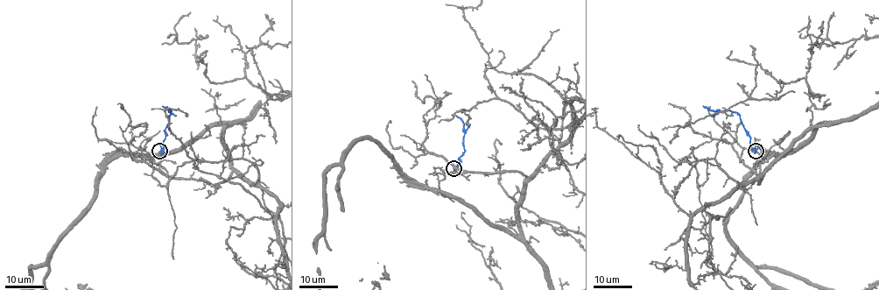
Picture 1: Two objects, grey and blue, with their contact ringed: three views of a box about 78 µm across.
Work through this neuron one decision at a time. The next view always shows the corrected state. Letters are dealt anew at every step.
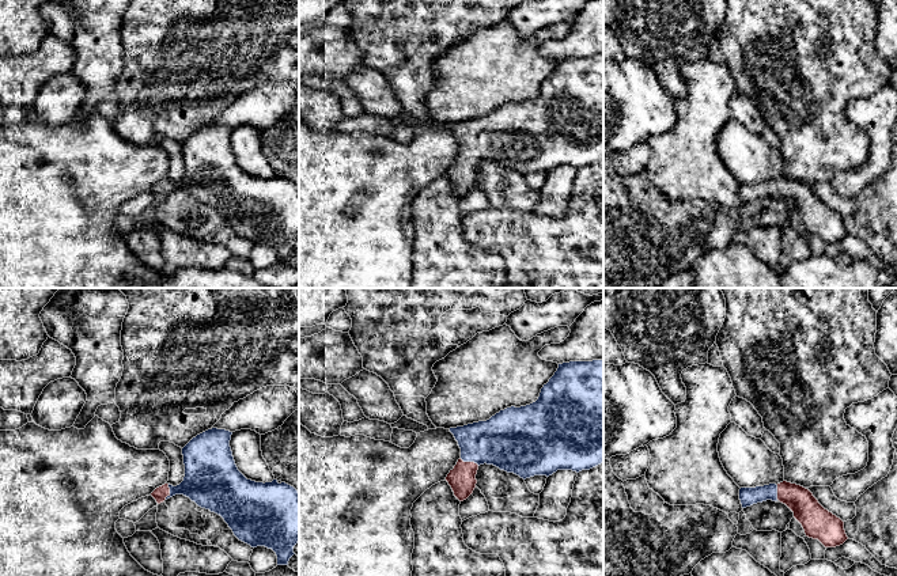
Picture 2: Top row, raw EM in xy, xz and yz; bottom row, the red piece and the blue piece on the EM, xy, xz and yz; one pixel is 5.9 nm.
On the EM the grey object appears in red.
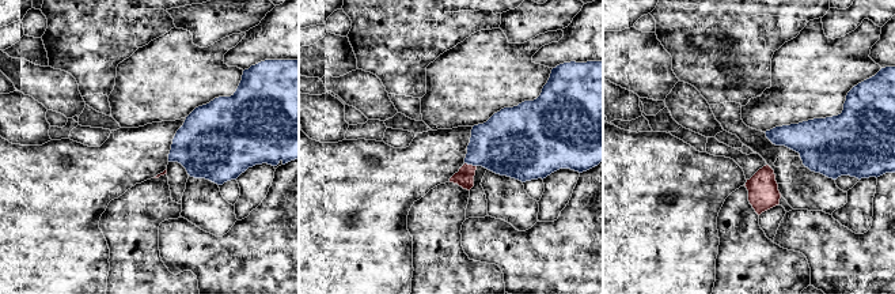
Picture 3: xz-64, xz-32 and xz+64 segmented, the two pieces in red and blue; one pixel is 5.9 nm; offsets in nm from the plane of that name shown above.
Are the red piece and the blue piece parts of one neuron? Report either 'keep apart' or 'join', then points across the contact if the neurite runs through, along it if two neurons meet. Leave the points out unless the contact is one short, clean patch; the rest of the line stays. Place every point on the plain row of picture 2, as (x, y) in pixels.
join; runs through xz (462, 175), (469, 158), (489, 137), (504, 136)

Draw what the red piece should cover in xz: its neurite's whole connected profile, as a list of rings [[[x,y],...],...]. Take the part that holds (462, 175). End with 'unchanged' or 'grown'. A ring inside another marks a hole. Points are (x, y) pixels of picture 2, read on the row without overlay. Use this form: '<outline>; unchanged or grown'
[[[603,56],[569,57],[541,84],[535,98],[507,103],[487,117],[450,124],[461,154],[446,173],[454,192],[463,197],[474,186],[480,160],[493,160],[526,175],[557,166],[590,166],[603,158]]]; grown

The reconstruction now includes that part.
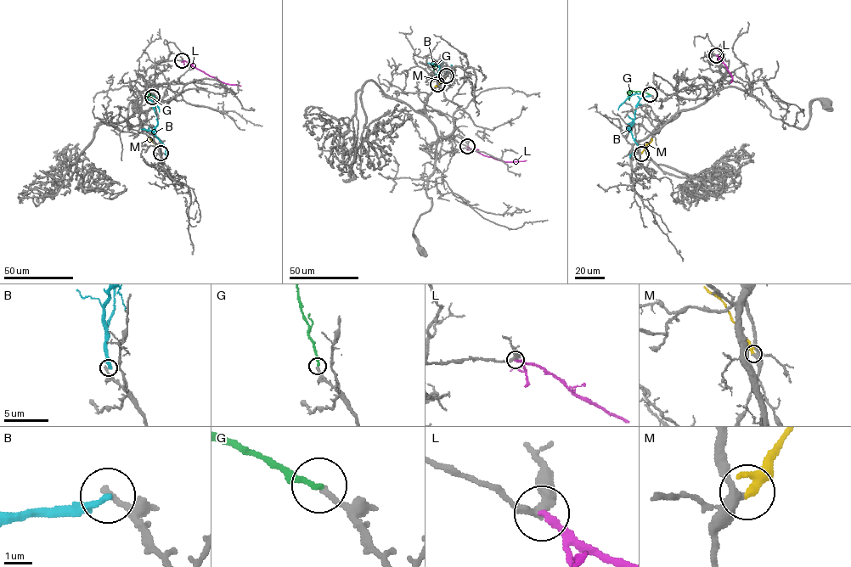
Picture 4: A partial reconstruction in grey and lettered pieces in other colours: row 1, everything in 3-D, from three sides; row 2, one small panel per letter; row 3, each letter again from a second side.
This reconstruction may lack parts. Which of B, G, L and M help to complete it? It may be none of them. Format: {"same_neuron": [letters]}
{"same_neuron": ["G"]}

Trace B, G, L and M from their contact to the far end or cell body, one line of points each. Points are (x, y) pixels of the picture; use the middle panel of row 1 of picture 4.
B: (437, 85), (437, 73), (442, 70), (439, 65), (449, 72), (452, 65)
G: (437, 84), (433, 65), (431, 64)
L: (467, 146), (486, 156), (506, 162), (526, 160)
M: (446, 75), (435, 86)

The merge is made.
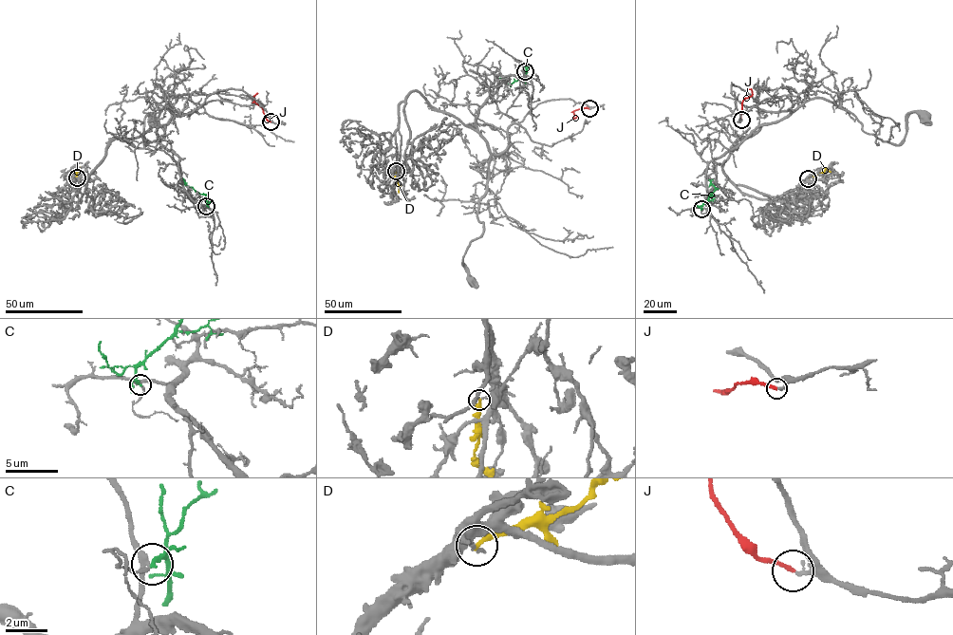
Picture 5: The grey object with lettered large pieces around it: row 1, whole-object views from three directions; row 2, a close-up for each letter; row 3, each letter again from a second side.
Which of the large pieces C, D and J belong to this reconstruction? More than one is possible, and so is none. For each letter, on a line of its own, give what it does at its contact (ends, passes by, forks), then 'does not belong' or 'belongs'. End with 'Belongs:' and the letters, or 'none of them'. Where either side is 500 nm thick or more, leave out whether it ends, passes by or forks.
C: it passes by; does not belong
D: it ends; does not belong
J: it ends; belongs
Belongs: J

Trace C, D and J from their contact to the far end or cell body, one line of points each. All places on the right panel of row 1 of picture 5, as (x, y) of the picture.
C: (702, 209), (717, 188), (709, 179)
D: (808, 178), (825, 169), (831, 172)
J: (741, 120), (741, 102), (752, 95), (749, 89)

